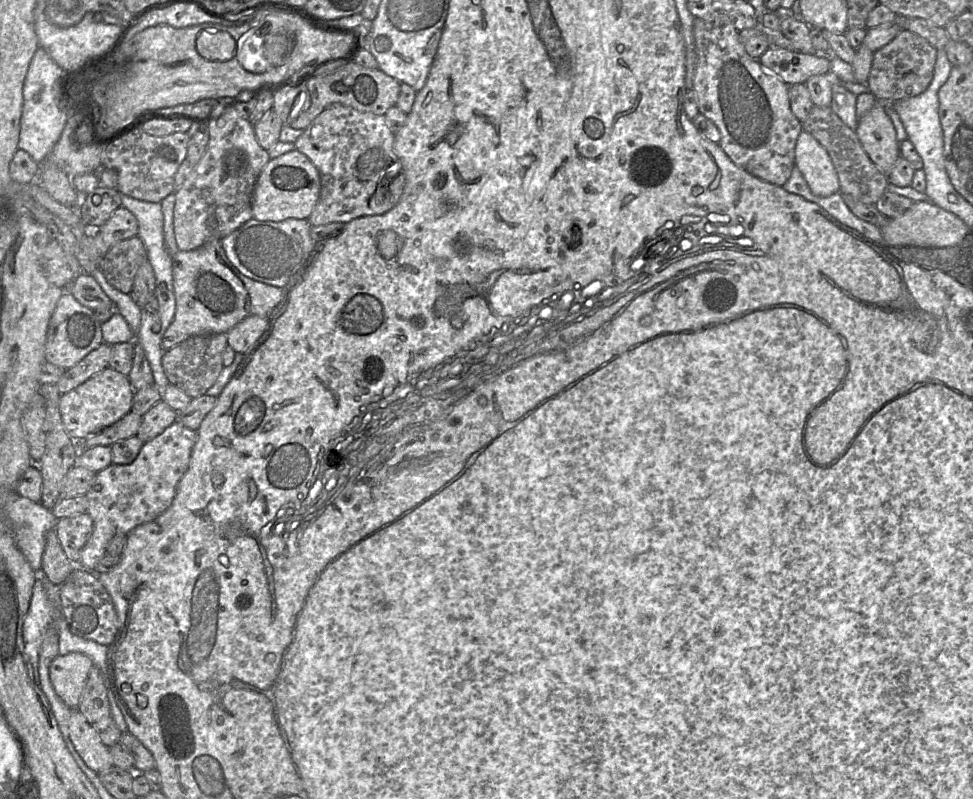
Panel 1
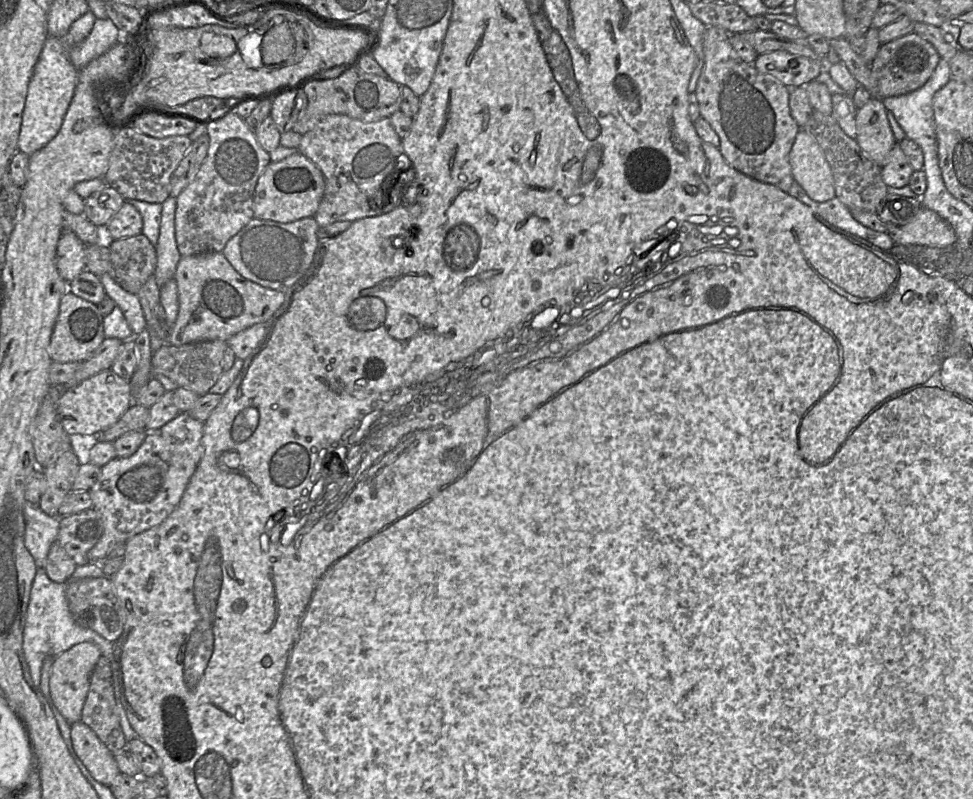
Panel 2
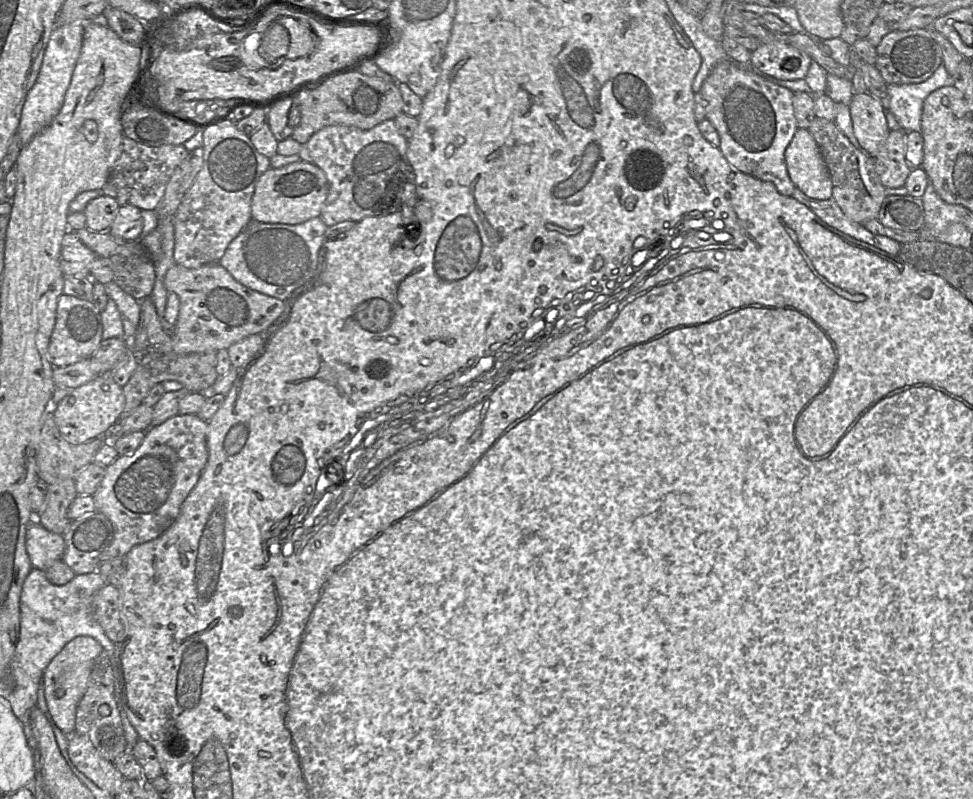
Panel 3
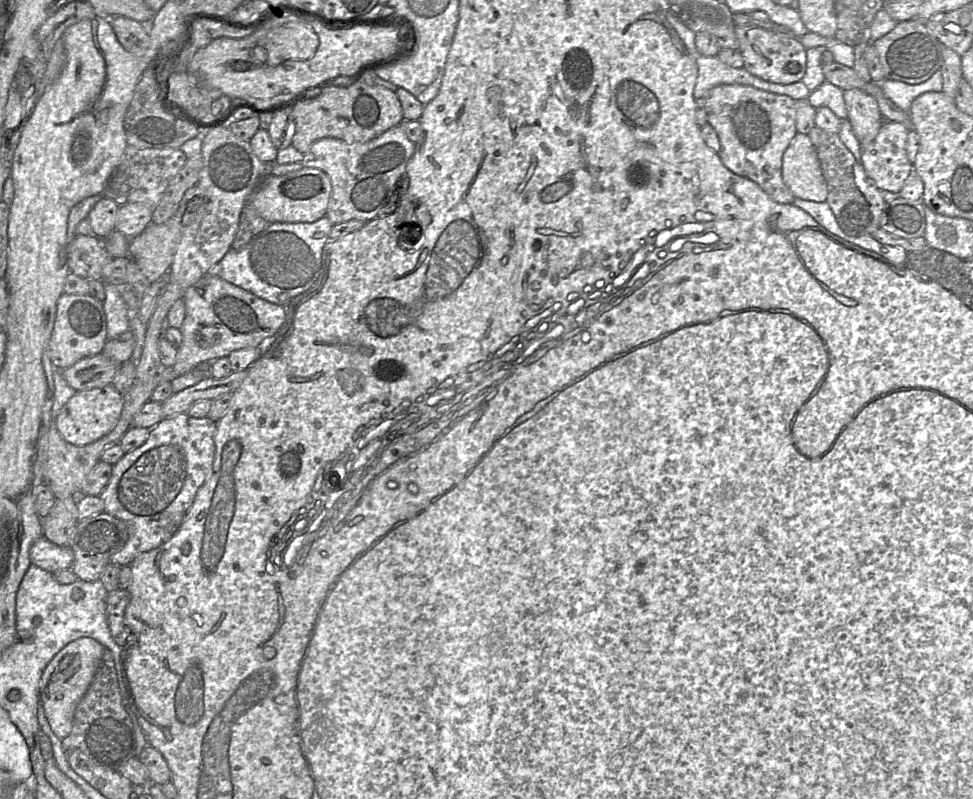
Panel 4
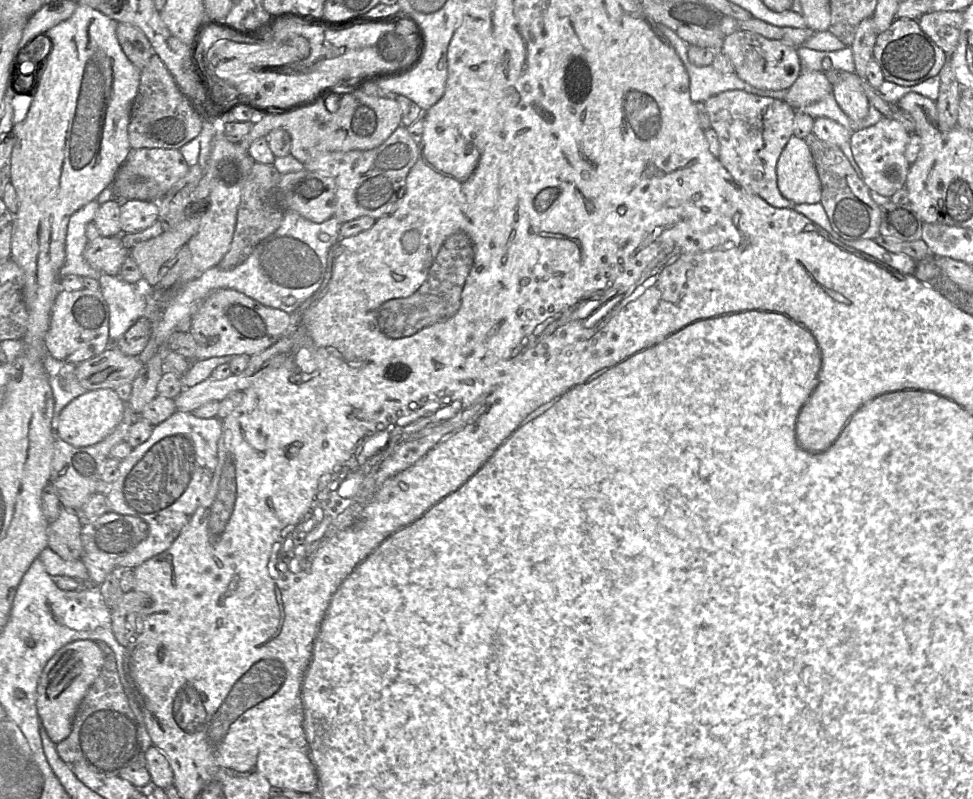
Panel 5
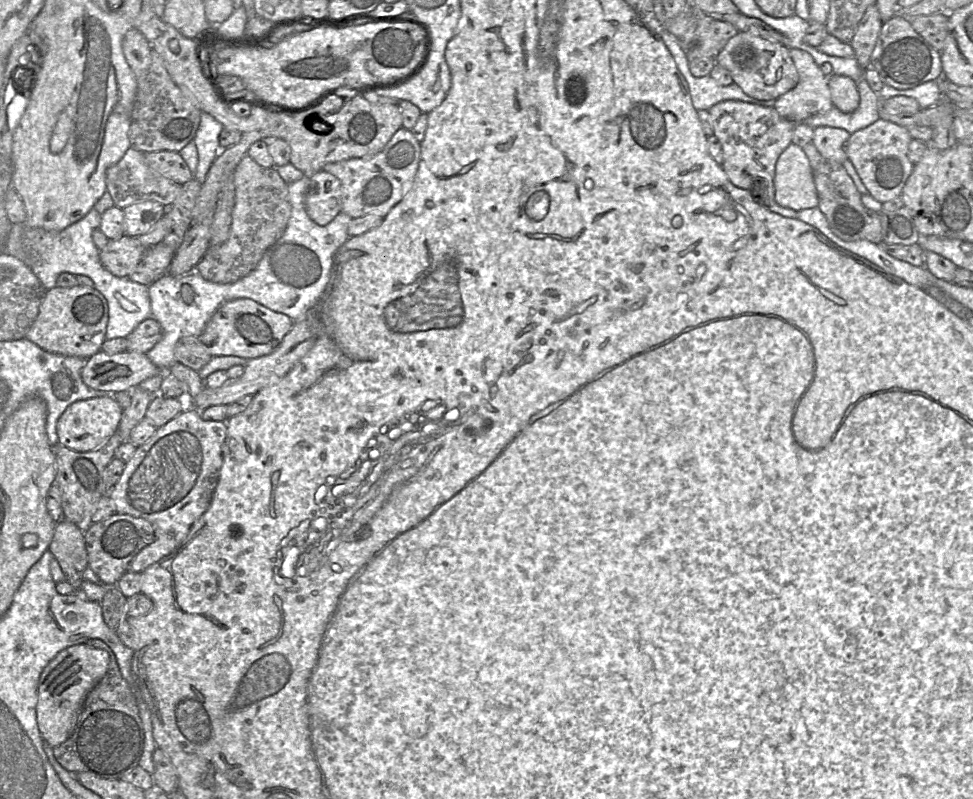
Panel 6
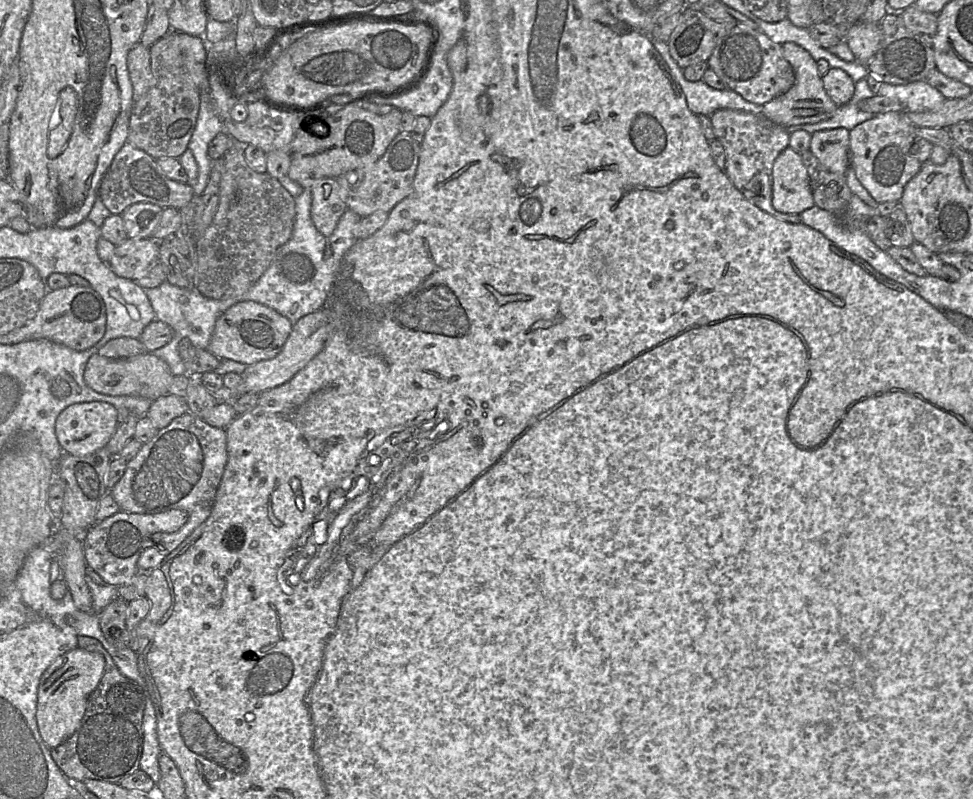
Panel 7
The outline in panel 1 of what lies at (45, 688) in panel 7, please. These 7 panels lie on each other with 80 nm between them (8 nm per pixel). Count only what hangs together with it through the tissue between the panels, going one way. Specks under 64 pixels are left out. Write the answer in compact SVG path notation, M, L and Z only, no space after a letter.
M72 652L56 656L50 664L50 680L59 698L76 709L85 687L92 660L85 654Z

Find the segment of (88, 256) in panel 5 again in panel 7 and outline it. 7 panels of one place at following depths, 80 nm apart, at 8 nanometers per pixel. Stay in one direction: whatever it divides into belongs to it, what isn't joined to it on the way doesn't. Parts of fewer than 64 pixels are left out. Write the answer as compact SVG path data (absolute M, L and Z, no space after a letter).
M127 238L115 246L109 268L125 279L137 281L160 262L159 241L153 238Z

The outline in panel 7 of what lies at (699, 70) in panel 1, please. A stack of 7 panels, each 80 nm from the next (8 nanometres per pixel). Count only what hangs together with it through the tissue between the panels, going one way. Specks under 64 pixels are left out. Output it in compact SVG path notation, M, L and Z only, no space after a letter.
M719 109L710 115L716 135L725 150L725 174L732 184L744 193L758 208L778 220L792 224L800 224L798 214L786 214L774 209L772 205L772 168L778 155L789 146L790 133L785 127L779 126L763 114Z

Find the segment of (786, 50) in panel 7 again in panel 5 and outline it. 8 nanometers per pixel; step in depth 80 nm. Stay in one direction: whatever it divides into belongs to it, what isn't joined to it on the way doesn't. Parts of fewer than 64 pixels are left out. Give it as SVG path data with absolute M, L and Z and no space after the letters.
M801 67L798 79L786 90L784 101L799 110L824 99L831 90L832 84L823 71L805 70Z

